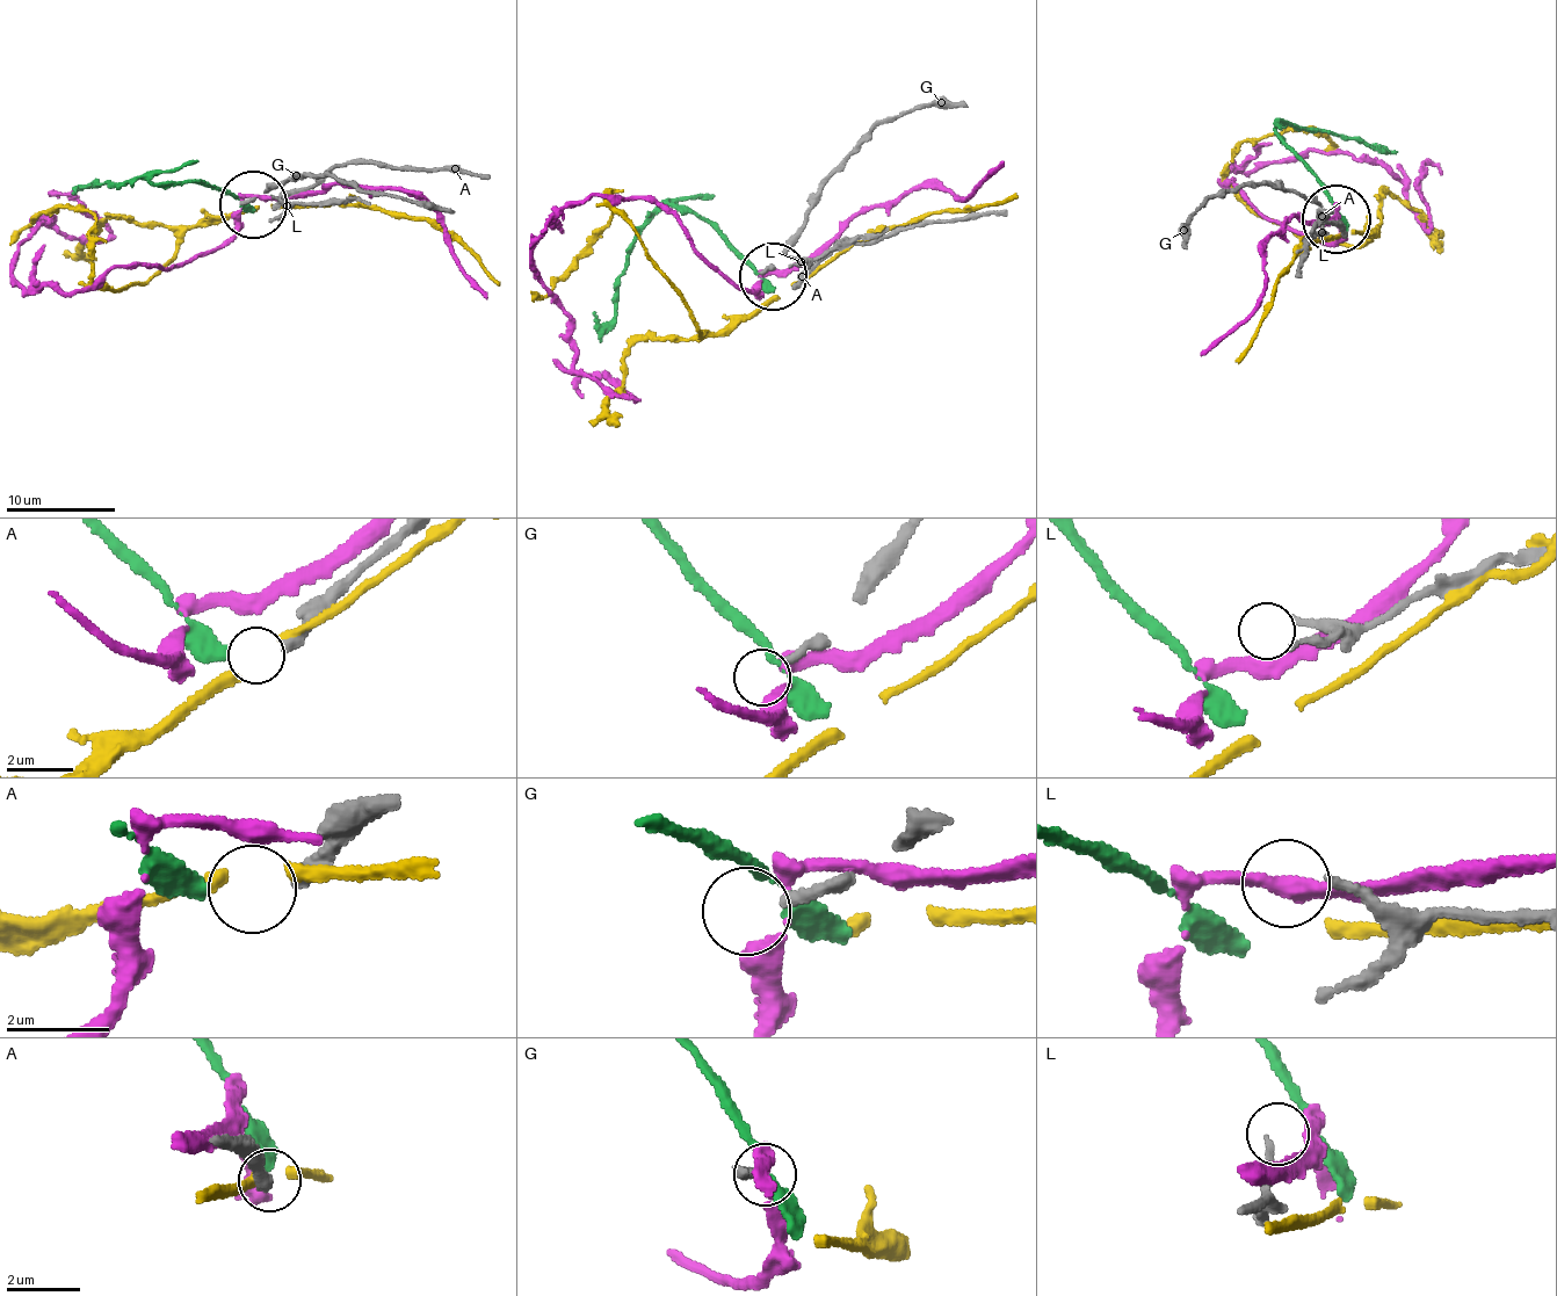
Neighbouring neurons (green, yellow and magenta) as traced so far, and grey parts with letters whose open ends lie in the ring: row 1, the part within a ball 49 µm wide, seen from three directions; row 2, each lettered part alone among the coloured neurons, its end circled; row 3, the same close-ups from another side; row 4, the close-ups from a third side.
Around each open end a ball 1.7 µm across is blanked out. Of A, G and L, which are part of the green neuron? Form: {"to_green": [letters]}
{"to_green": ["A"]}

